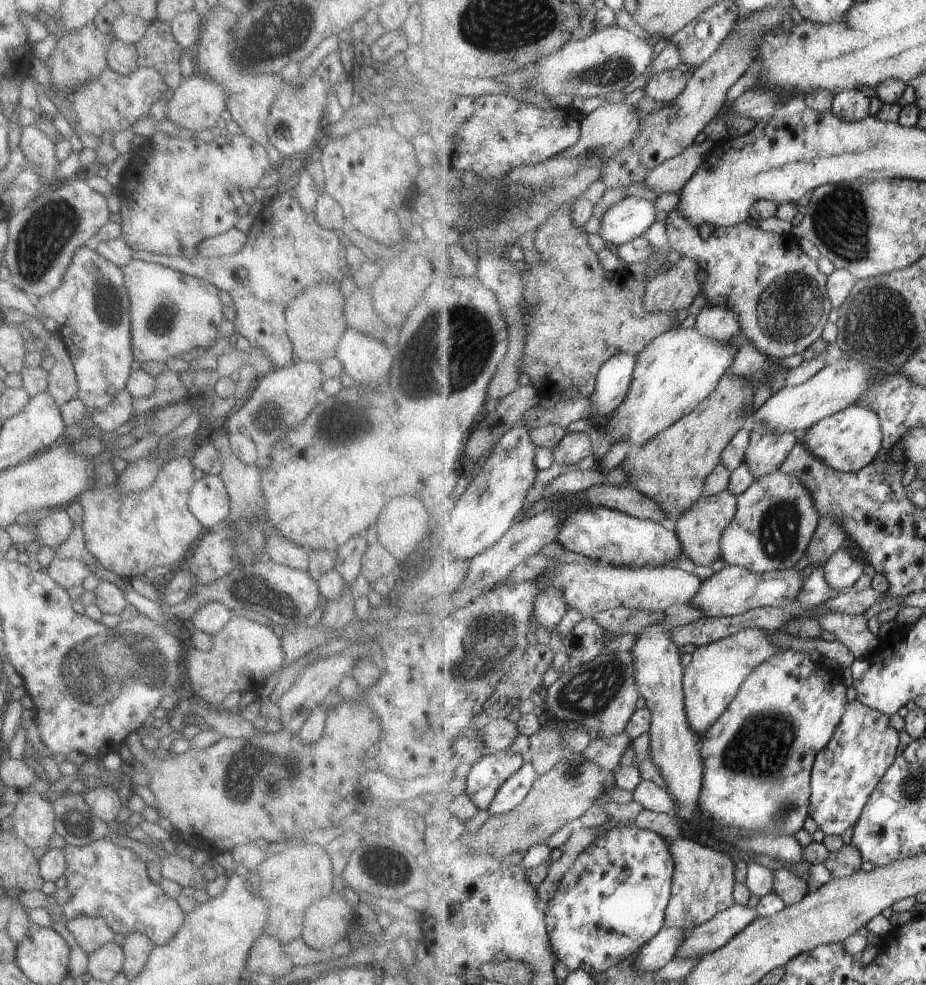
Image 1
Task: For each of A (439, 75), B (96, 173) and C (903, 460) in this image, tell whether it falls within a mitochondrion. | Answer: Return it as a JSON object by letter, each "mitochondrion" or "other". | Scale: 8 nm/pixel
{"A":"other","B":"other","C":"other"}

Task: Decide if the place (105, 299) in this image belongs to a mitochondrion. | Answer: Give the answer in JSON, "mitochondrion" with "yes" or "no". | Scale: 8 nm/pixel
{"mitochondrion":"yes"}

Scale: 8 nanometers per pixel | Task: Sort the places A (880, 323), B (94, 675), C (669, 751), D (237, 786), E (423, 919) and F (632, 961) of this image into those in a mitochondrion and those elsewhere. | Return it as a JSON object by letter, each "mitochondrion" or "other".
{"A":"mitochondrion","B":"mitochondrion","C":"other","D":"mitochondrion","E":"other","F":"other"}

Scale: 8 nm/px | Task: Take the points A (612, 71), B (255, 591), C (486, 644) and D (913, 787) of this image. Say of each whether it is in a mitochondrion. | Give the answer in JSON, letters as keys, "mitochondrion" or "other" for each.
{"A":"mitochondrion","B":"mitochondrion","C":"mitochondrion","D":"mitochondrion"}

